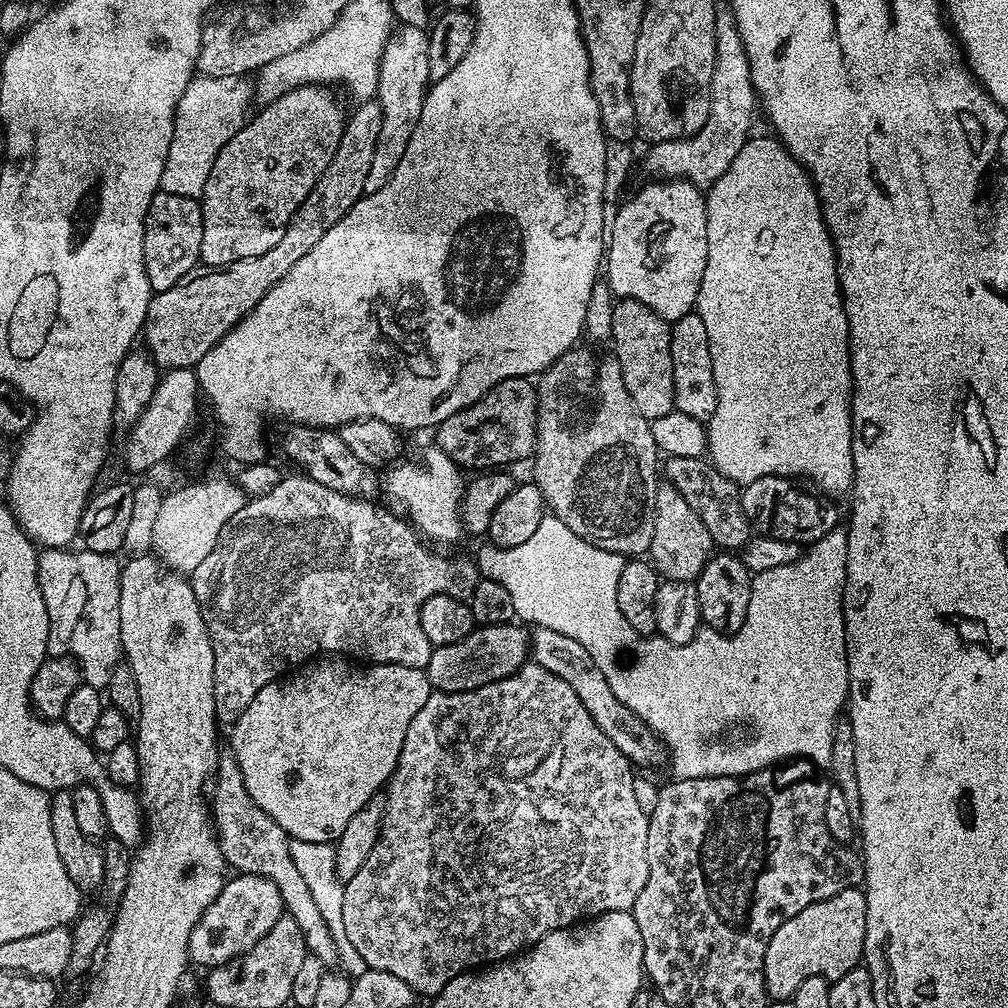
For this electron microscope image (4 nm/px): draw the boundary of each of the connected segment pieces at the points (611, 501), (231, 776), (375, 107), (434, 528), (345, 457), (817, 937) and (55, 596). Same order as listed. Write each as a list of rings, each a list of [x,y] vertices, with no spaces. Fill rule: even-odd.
[[[573,346],[566,351],[566,358],[559,357],[549,368],[545,368],[539,373],[536,385],[536,450],[534,461],[536,460],[536,476],[534,483],[540,487],[544,495],[544,503],[550,509],[551,515],[556,516],[574,534],[591,540],[596,547],[604,548],[607,552],[619,552],[625,558],[640,558],[652,547],[654,538],[654,518],[656,517],[656,485],[658,483],[658,449],[655,444],[652,426],[649,420],[634,406],[634,398],[630,398],[630,390],[622,382],[622,370],[618,358],[611,351],[591,352],[588,348]]]
[[[231,754],[219,757],[216,771],[210,781],[210,815],[214,825],[215,835],[220,841],[220,849],[225,861],[236,867],[237,873],[246,876],[264,876],[274,886],[278,886],[280,897],[284,899],[287,915],[298,922],[304,931],[304,946],[311,955],[316,956],[325,966],[332,966],[336,960],[338,942],[330,934],[330,926],[326,926],[326,918],[322,918],[314,894],[310,894],[310,886],[302,879],[298,866],[294,866],[290,854],[290,838],[250,798],[246,790],[246,782],[242,778],[242,770],[236,765],[236,758]],[[212,792],[212,796],[211,796]]]
[[[375,99],[365,100],[355,105],[356,109],[347,117],[344,133],[340,139],[340,145],[336,151],[336,157],[330,166],[326,166],[324,173],[318,178],[314,190],[298,206],[298,210],[292,215],[288,228],[278,238],[278,246],[270,246],[266,254],[258,254],[254,258],[242,258],[238,262],[230,262],[223,268],[208,268],[197,266],[182,278],[170,290],[162,290],[155,293],[152,301],[148,303],[146,314],[142,318],[142,340],[145,340],[147,351],[156,363],[157,369],[190,368],[195,366],[201,358],[210,351],[220,339],[237,324],[241,316],[247,316],[265,294],[272,289],[282,278],[290,272],[290,266],[302,258],[302,254],[308,254],[318,246],[322,234],[330,230],[338,221],[348,213],[352,207],[365,195],[366,174],[370,174],[370,162],[374,162],[374,146],[378,146],[378,133],[382,130],[382,110]]]
[[[432,446],[424,456],[424,468],[416,464],[400,464],[397,468],[389,467],[388,480],[386,476],[386,492],[392,495],[396,503],[395,511],[425,541],[437,540],[440,544],[452,544],[462,533],[462,517],[460,502],[466,487],[465,481],[460,481],[461,469],[441,448]]]
[[[292,424],[284,432],[284,452],[297,464],[299,471],[310,477],[314,482],[318,482],[322,486],[326,486],[330,490],[340,492],[344,496],[354,496],[357,500],[372,500],[375,492],[382,488],[382,480],[376,477],[377,469],[371,464],[362,462],[358,458],[354,458],[354,454],[350,454],[350,446],[346,446],[346,442],[342,442],[339,431],[336,430],[316,430],[309,424]]]
[[[859,887],[847,888],[829,899],[819,900],[783,923],[770,938],[770,946],[766,946],[766,958],[763,959],[764,985],[769,999],[785,1000],[790,994],[794,994],[794,990],[798,990],[801,977],[795,976],[792,968],[808,968],[804,970],[812,974],[827,973],[828,964],[834,963],[836,956],[832,953],[832,940],[824,936],[824,932],[831,928],[856,928],[852,936],[856,942],[860,942],[864,939],[865,926],[866,898]]]
[[[44,548],[36,557],[38,562],[38,582],[42,590],[42,598],[46,602],[46,610],[48,611],[48,651],[53,657],[67,656],[71,654],[78,661],[83,675],[90,678],[91,684],[98,690],[107,689],[110,682],[111,672],[122,660],[122,649],[120,647],[120,570],[121,561],[116,561],[115,555],[103,556],[97,552],[89,552],[87,550],[79,550],[80,552],[72,552],[68,548]]]

